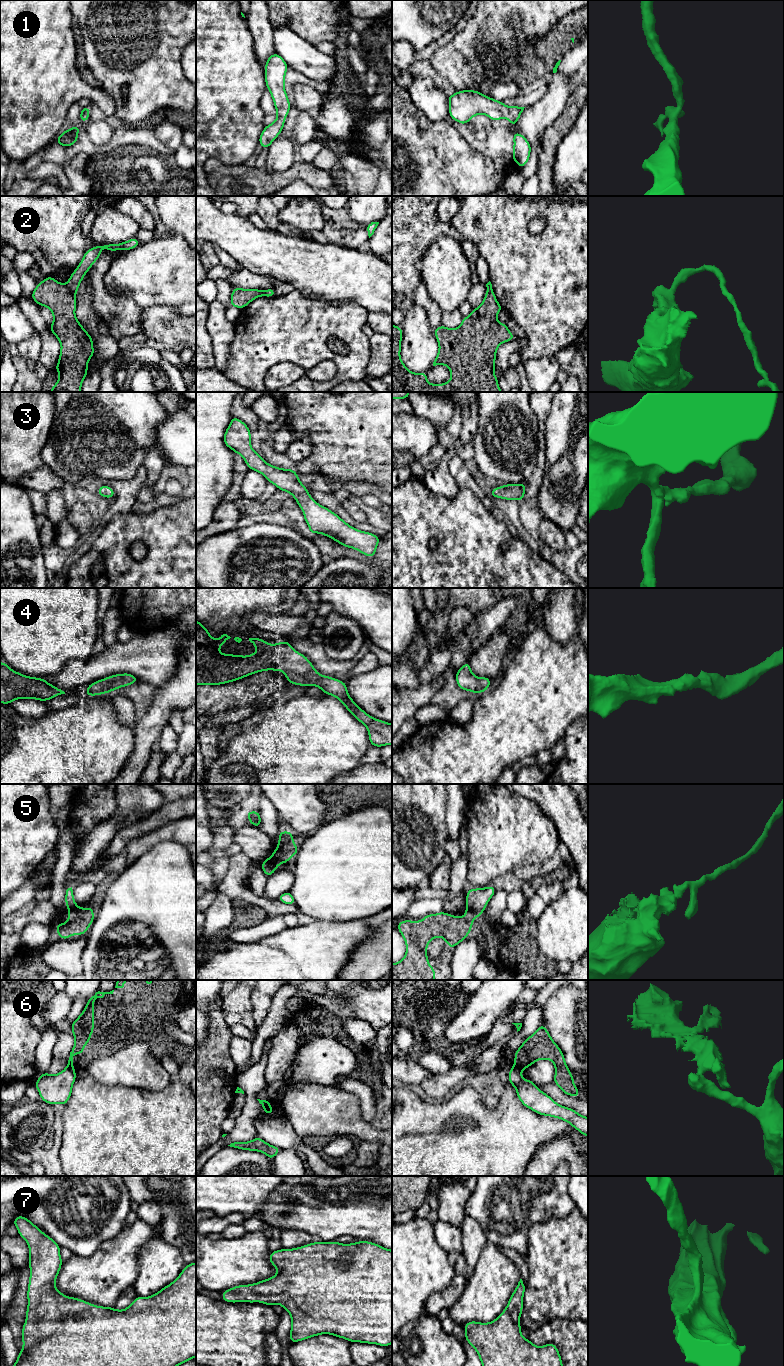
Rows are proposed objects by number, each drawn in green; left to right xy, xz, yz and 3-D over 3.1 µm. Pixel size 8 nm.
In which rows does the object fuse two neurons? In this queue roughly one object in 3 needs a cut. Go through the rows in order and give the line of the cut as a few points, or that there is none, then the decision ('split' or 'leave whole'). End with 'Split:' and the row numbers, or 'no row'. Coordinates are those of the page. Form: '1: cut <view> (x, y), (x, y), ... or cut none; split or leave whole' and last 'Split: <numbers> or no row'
1: cut none; leave whole
2: cut xy (65, 285), (74, 294); split
3: cut none; leave whole
4: cut none; leave whole
5: cut xy (78, 907), (74, 908), (69, 916); split
6: cut xy (67, 1065), (73, 1070); split
7: cut none; leave whole
Split: 2, 5, 6

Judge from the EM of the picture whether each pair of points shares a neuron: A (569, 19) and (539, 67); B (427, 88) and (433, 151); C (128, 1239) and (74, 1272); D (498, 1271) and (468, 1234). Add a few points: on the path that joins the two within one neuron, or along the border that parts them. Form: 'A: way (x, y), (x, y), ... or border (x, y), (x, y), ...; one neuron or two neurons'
A: way (563, 32), (559, 40), (546, 53), (546, 58); one neuron
B: border (413, 103), (432, 121), (448, 122); two neurons
C: way (115, 1253), (96, 1272), (88, 1272); one neuron
D: border (488, 1241), (481, 1251), (478, 1262), (472, 1272); two neurons

